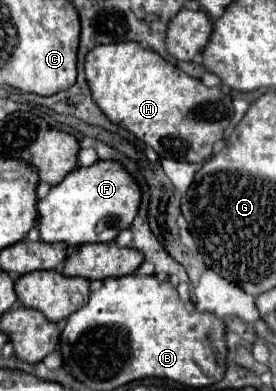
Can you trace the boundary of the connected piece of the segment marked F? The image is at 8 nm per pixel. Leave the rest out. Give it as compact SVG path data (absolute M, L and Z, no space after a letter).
M97 161L91 167L73 169L61 183L53 185L49 195L37 203L37 229L43 243L67 243L71 247L85 243L111 243L119 231L127 229L141 201L135 179L115 161Z

